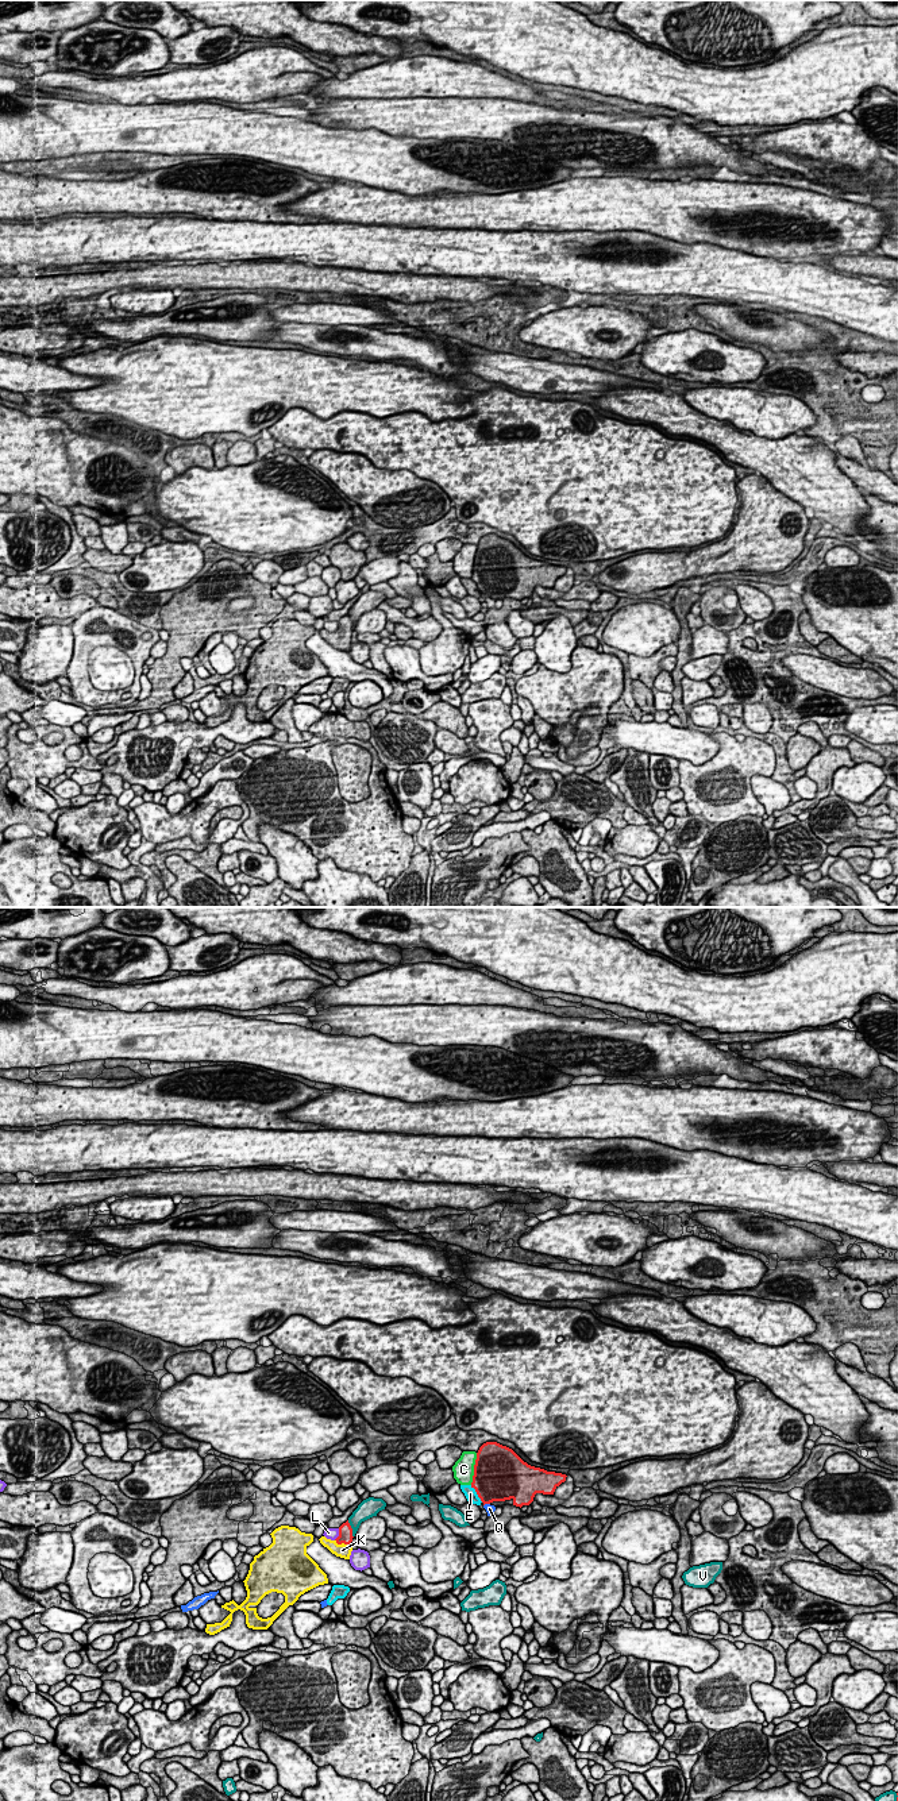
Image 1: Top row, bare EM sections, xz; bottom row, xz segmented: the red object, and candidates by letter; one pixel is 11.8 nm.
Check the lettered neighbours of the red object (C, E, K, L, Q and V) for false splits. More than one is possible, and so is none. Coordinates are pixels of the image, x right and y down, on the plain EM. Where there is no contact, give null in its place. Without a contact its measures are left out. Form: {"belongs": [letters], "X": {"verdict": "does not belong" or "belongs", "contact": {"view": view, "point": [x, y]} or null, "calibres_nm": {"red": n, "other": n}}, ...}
{"belongs": ["K"], "C": {"verdict": "does not belong", "contact": {"view": "xz", "point": [474, 562]}, "calibres_nm": {"red": 500, "other": 260}}, "E": {"verdict": "does not belong", "contact": {"view": "xz", "point": [477, 586]}, "calibres_nm": {"red": 500, "other": 140}}, "K": {"verdict": "belongs", "contact": {"view": "xz", "point": [342, 635]}, "calibres_nm": {"red": 160, "other": 160}}, "L": {"verdict": "does not belong", "contact": {"view": "xz", "point": [339, 627]}, "calibres_nm": {"red": 160, "other": 140}}, "Q": {"verdict": "does not belong", "contact": {"view": "xz", "point": [486, 596]}, "calibres_nm": {"red": 440, "other": 100}}, "V": {"verdict": "does not belong", "contact": {"view": "xz", "point": [351, 621]}, "calibres_nm": {"red": 160, "other": 190}}}

